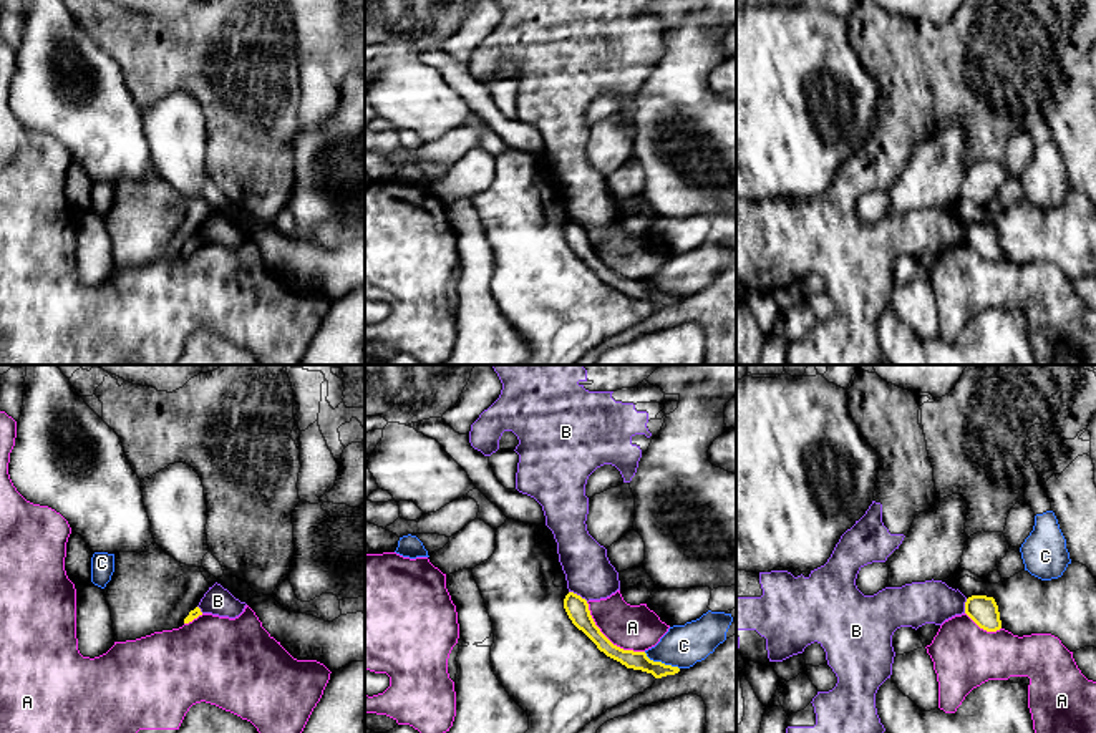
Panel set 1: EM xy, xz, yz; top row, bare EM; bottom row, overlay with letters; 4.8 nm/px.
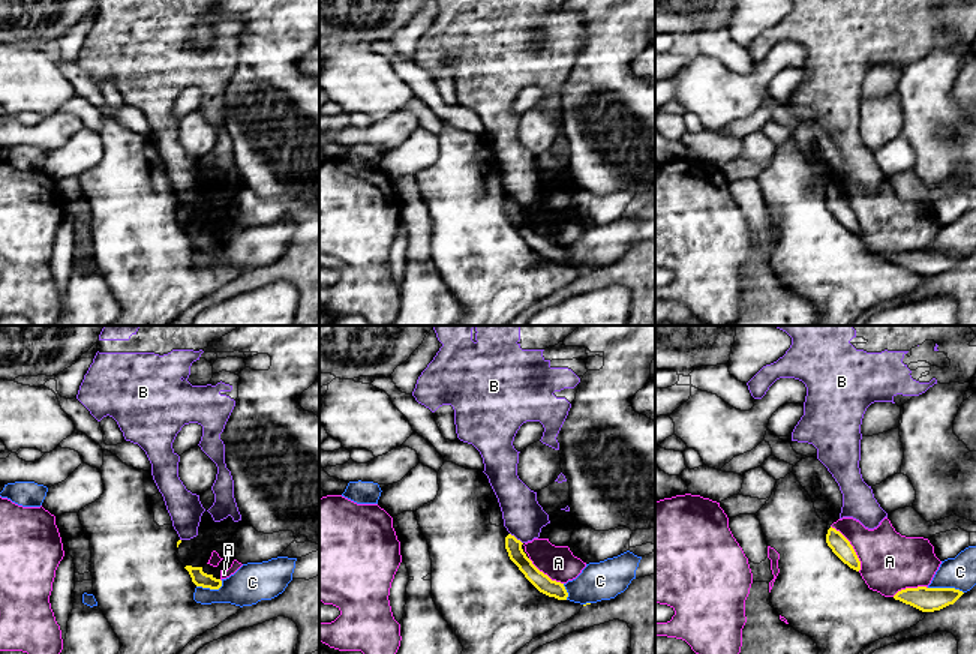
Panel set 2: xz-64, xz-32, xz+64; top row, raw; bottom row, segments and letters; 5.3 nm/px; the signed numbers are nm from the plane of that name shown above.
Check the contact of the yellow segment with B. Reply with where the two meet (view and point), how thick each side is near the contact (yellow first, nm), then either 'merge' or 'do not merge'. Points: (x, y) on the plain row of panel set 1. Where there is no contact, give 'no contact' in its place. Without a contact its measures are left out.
contact xz (579, 224); calibres 110 and 220 nm; do not merge

